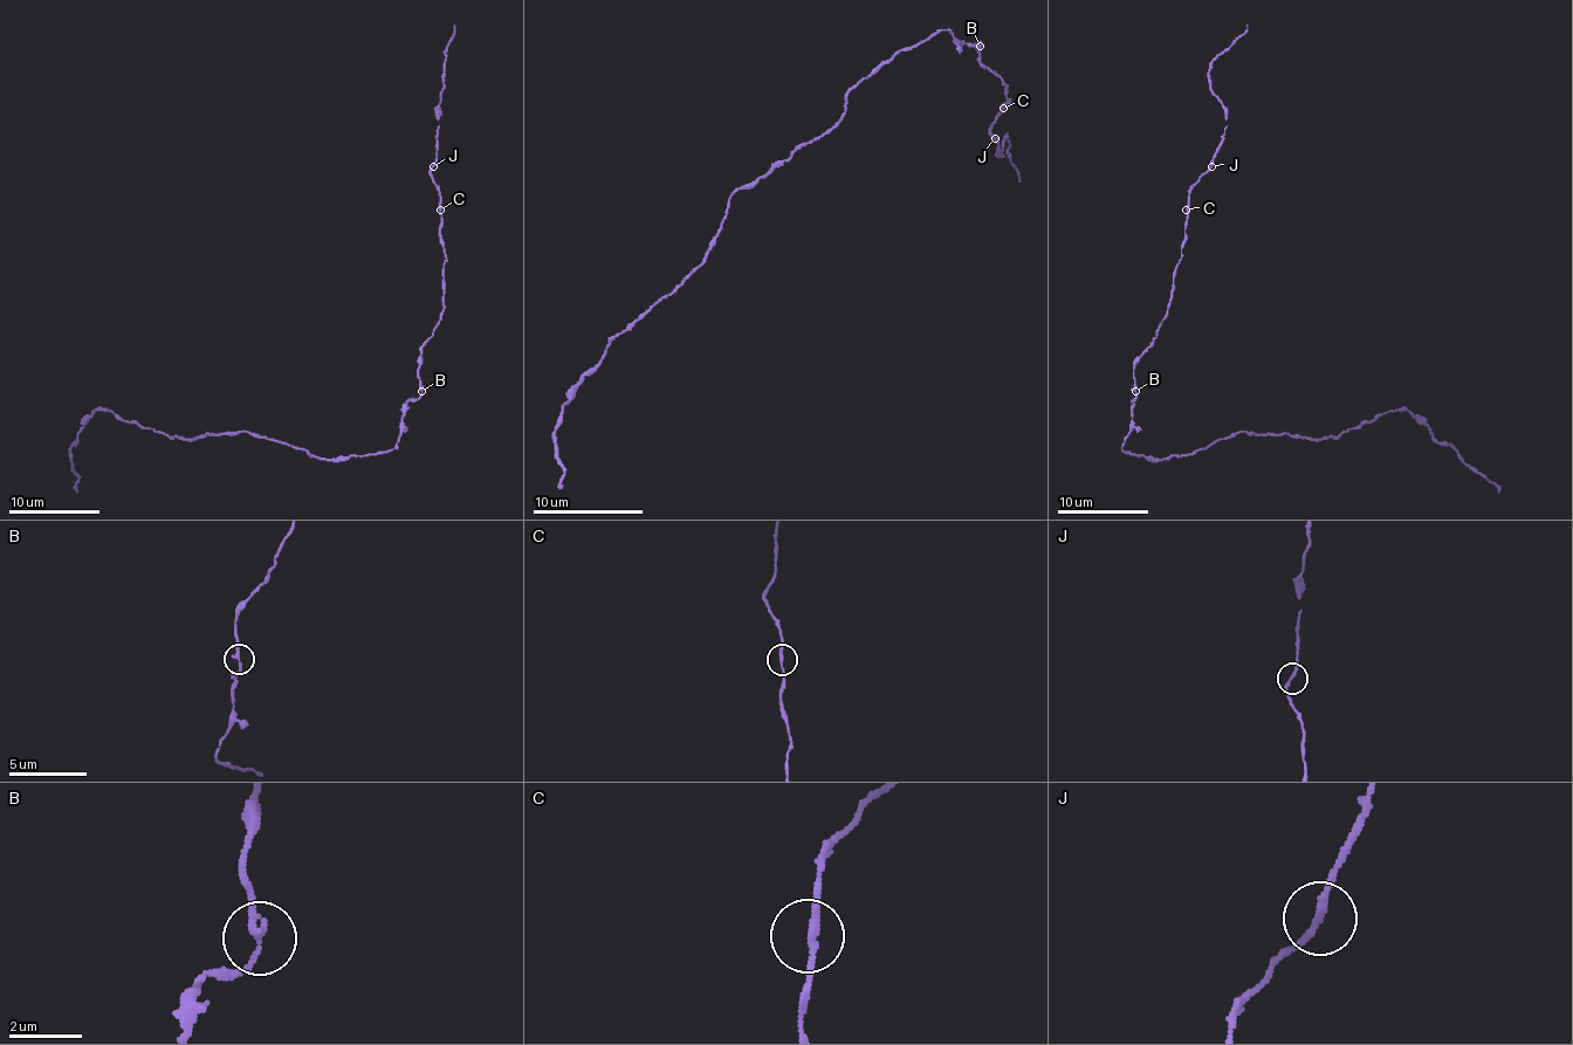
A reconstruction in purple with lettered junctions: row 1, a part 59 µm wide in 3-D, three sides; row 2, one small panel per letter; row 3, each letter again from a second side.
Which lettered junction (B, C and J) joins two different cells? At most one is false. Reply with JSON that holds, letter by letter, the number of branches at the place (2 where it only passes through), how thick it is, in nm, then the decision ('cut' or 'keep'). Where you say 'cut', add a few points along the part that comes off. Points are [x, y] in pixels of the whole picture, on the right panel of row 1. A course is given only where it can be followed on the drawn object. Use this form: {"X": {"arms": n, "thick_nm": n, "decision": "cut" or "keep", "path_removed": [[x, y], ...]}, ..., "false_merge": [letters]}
{"B": {"arms": 2, "thick_nm": 190, "decision": "keep"}, "C": {"arms": 2, "thick_nm": 190, "decision": "keep"}, "J": {"arms": 2, "thick_nm": 190, "decision": "keep"}, "false_merge": []}

